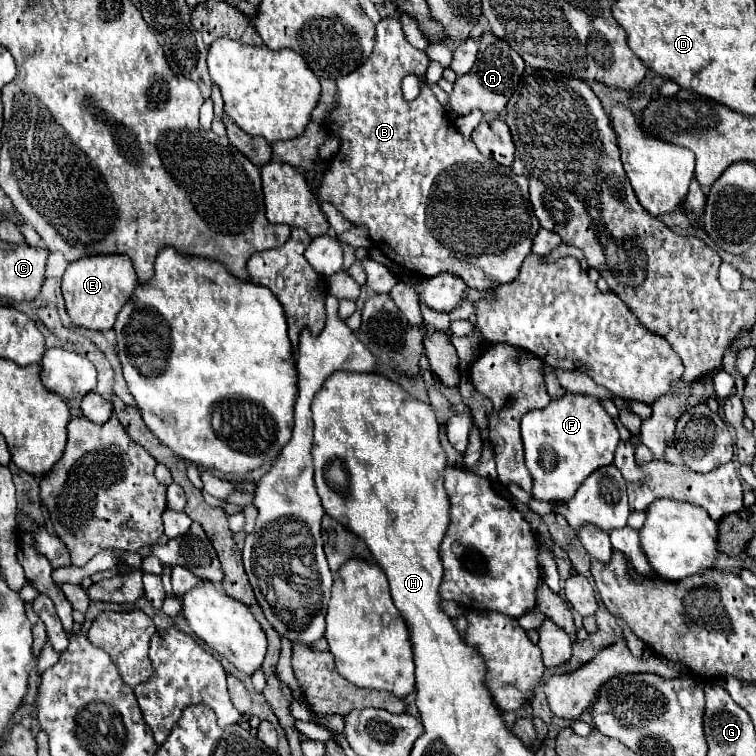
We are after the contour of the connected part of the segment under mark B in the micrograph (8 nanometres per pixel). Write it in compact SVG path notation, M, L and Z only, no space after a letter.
M384 17L376 25L376 45L374 45L372 55L368 57L368 63L364 63L364 67L358 67L356 71L352 71L352 75L346 75L346 77L336 79L336 85L338 85L336 109L326 115L326 125L328 125L328 131L330 133L334 133L336 137L342 139L342 145L340 145L340 151L334 155L334 159L330 159L330 171L324 175L322 187L318 191L318 199L332 203L350 223L354 223L354 225L366 225L368 231L370 231L370 239L374 241L374 245L388 259L392 259L394 263L398 263L400 267L404 267L410 273L418 273L422 277L432 277L432 275L438 275L438 273L448 271L448 273L460 275L460 279L468 287L480 289L480 291L484 291L484 287L488 289L488 287L496 287L496 285L502 285L502 283L512 283L512 279L516 279L516 275L520 273L520 265L522 265L524 257L530 253L532 241L534 241L534 237L536 237L536 233L540 229L540 223L538 223L538 219L536 219L536 215L532 211L532 203L530 203L530 197L528 197L528 179L524 175L516 175L510 167L504 167L504 165L496 163L494 159L484 157L476 149L476 145L474 145L472 139L464 139L458 133L454 121L450 121L450 117L444 111L444 107L438 103L436 95L428 87L424 87L414 101L406 101L404 99L402 89L400 89L402 79L406 75L424 75L428 63L430 61L428 61L426 53L414 49L406 41L404 31L402 31L402 25L400 25L398 19Z

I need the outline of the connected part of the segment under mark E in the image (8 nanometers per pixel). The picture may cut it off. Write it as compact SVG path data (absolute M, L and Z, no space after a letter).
M90 255L68 265L62 279L62 295L74 325L106 331L112 329L120 307L128 301L128 297L132 297L132 289L136 285L136 271L126 255Z

